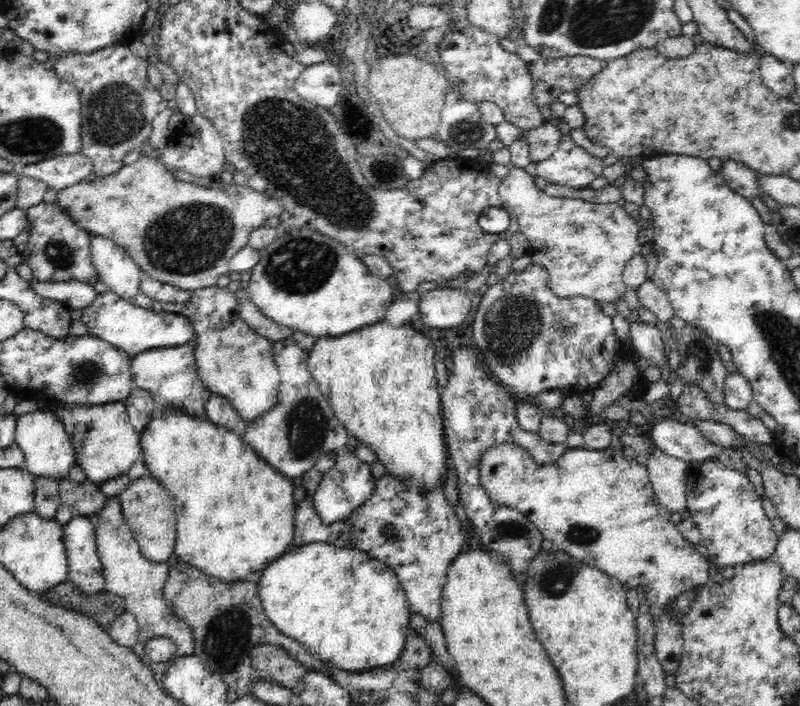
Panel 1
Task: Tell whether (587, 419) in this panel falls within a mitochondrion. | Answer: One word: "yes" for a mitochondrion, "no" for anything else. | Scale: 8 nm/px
no

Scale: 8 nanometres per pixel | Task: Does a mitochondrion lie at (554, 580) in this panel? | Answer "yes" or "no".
yes

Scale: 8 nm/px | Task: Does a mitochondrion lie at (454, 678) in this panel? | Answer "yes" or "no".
no

